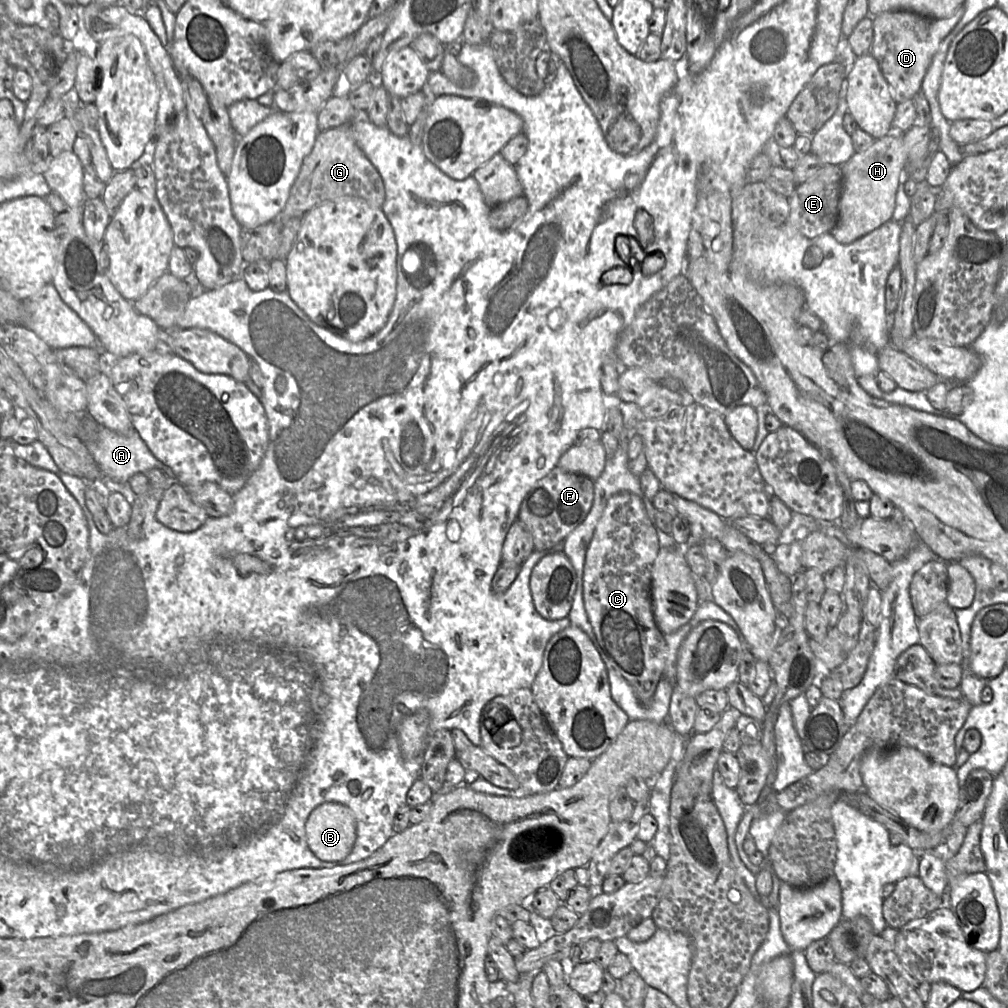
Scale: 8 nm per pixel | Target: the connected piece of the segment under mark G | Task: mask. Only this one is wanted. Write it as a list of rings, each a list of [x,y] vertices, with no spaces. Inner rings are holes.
[[[342,124],[317,134],[313,149],[304,159],[291,187],[286,205],[273,221],[284,225],[290,218],[304,216],[315,206],[340,197],[361,198],[379,208],[386,197],[383,179],[358,146],[350,124]]]

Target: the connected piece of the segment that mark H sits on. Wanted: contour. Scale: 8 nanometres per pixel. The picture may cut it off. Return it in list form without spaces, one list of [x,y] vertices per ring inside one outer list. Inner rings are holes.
[[[890,133],[854,155],[841,166],[843,175],[836,226],[830,234],[836,241],[848,245],[892,220],[896,192],[907,166],[903,133]]]

